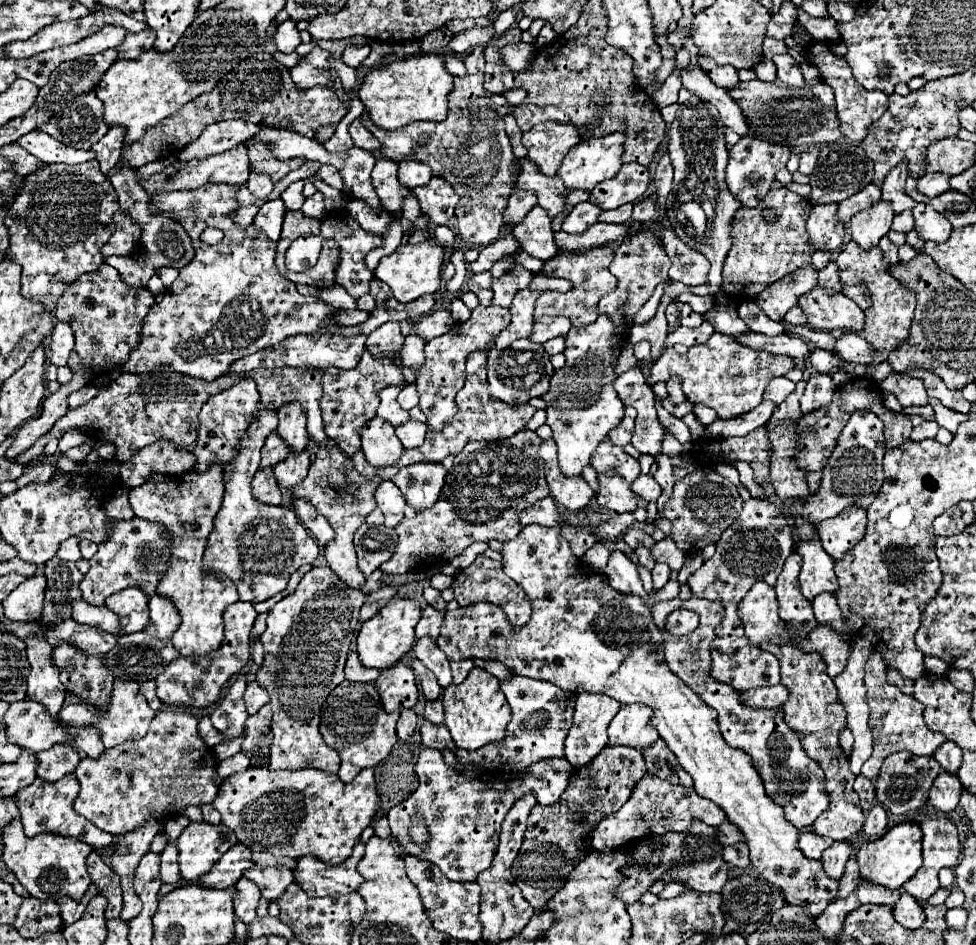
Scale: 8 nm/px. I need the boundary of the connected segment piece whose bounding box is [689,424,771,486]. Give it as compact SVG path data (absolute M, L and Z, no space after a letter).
M769 424L759 426L747 436L729 436L721 440L699 440L693 442L689 460L695 466L715 466L715 464L735 464L739 460L747 462L755 472L755 482L765 486L769 480L769 460L771 460L771 442L769 442Z

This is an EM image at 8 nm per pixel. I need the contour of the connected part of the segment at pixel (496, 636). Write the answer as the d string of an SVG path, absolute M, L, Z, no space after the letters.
M529 524L521 530L521 534L505 542L501 548L503 554L503 570L505 572L521 572L527 574L527 588L541 588L529 590L529 602L533 608L531 620L525 626L515 628L505 612L493 604L473 604L467 608L457 608L445 614L445 622L441 626L441 636L437 646L449 656L451 660L467 660L467 658L483 658L483 660L497 660L509 670L519 676L529 676L537 680L549 680L563 690L581 694L581 692L597 692L615 698L621 704L645 704L653 710L651 726L657 728L659 736L677 756L679 764L685 772L693 778L693 788L699 796L715 802L721 806L731 824L735 824L747 846L749 858L753 868L773 886L777 886L789 904L801 906L807 914L819 916L829 898L837 894L839 880L833 880L825 874L821 860L811 860L801 854L797 846L797 828L785 818L783 808L765 796L765 788L761 776L749 760L749 754L729 746L717 724L717 712L709 708L689 686L685 686L673 672L669 672L665 658L663 658L663 636L651 618L649 606L637 596L625 596L609 586L605 574L597 574L585 569L581 561L571 554L567 540L559 534L557 528L545 528L539 524Z

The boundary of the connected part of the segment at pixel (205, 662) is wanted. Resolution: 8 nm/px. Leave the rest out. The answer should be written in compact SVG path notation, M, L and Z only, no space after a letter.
M235 602L233 606L229 606L223 614L225 618L225 638L223 644L217 652L213 652L211 656L205 658L177 658L173 660L165 672L161 672L155 678L157 684L157 696L161 702L165 704L185 704L185 706L209 706L211 702L215 702L219 698L221 688L225 686L225 682L241 672L241 668L247 664L249 656L251 656L251 628L253 622L257 618L257 612L253 608L251 602Z

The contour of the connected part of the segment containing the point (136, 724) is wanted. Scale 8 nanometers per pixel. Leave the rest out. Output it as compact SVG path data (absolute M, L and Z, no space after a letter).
M115 680L109 706L105 706L105 708L97 708L97 706L89 706L89 704L69 704L59 712L59 718L61 718L61 722L65 722L69 734L75 736L83 728L93 726L101 734L105 748L119 746L127 740L143 738L149 730L153 716L155 716L155 712L149 708L149 704L145 702L145 696L139 692L139 684L133 680Z

